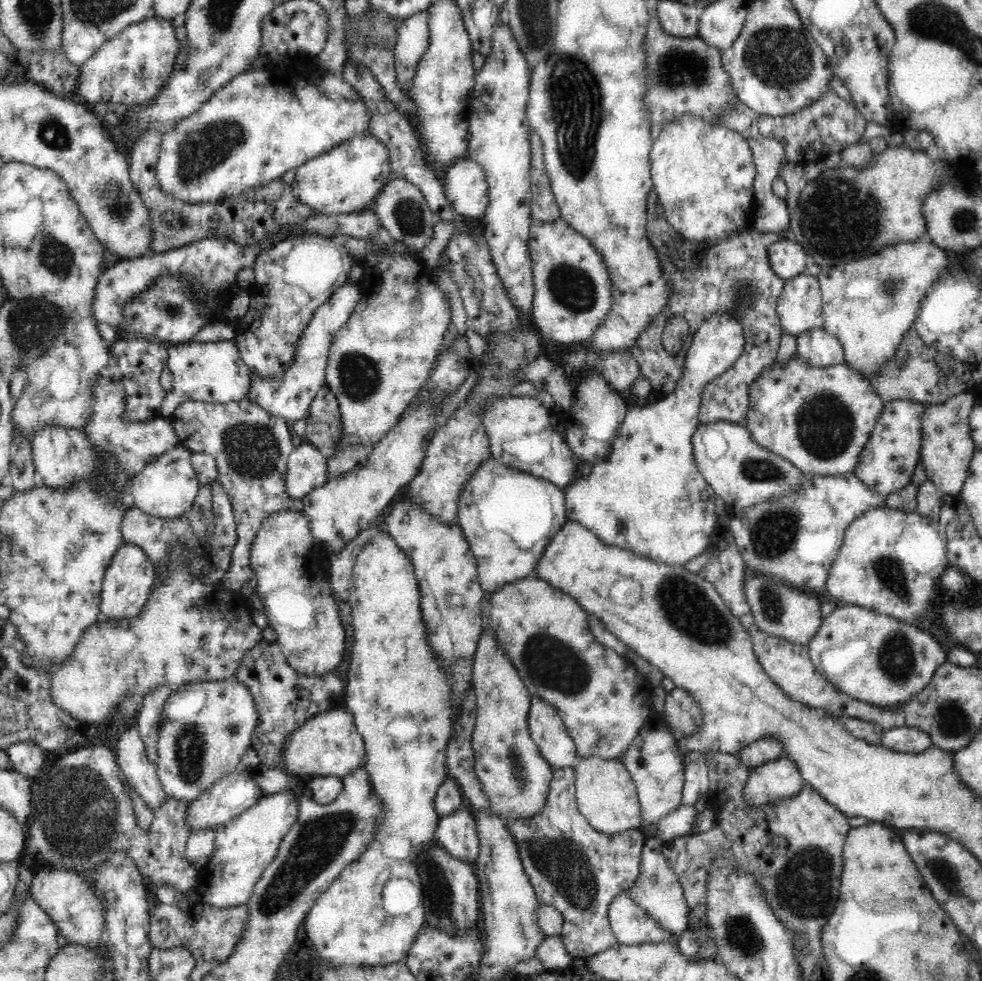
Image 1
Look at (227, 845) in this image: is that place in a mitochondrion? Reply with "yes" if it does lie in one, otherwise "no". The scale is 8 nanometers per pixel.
no

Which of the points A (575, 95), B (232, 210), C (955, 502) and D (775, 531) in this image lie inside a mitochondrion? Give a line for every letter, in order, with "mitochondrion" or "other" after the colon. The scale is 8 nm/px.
A: mitochondrion
B: other
C: other
D: mitochondrion

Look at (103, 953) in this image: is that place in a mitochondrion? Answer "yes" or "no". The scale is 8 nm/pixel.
no

